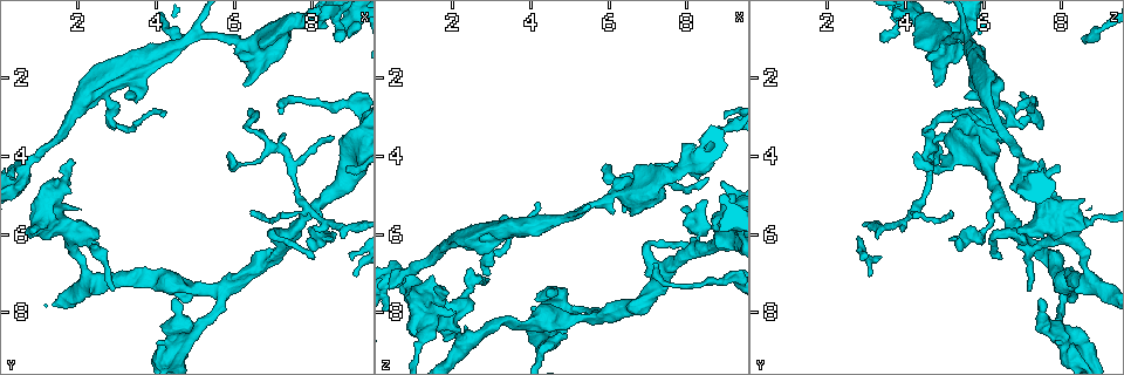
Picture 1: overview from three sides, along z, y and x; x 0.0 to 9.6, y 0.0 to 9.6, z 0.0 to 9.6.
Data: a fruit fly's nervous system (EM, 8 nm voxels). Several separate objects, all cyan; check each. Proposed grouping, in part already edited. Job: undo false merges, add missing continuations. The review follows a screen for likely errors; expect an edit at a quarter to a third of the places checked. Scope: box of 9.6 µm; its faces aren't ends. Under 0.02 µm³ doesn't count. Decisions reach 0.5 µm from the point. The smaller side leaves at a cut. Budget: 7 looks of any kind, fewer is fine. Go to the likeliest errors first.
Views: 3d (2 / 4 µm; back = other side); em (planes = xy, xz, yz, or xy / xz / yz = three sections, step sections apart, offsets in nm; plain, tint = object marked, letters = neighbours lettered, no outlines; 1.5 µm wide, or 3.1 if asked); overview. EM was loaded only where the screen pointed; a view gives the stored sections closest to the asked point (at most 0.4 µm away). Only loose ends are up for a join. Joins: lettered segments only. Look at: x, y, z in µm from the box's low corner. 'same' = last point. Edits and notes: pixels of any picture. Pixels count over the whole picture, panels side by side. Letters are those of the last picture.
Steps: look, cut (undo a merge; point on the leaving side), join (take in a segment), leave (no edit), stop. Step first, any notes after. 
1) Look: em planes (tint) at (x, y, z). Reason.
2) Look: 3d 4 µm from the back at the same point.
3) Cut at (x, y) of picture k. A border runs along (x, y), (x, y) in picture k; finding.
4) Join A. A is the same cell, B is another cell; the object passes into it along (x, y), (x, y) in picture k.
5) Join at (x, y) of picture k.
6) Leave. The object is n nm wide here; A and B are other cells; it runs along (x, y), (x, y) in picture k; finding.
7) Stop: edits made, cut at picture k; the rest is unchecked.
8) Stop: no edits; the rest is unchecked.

Look: em yz step 4 (letters) at (8.75, 1.05, 3.35). Branch stops here.

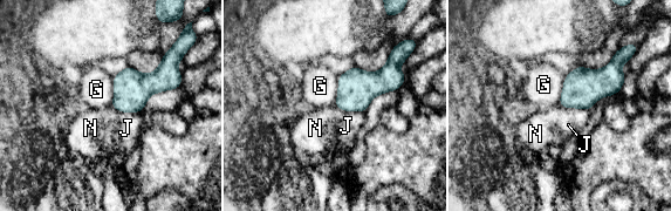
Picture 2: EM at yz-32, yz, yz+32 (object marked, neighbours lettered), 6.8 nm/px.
Leave. G, J and N are other cells; a border runs along (111, 107), (121, 111), (141, 113) in picture 2; no lettered segment goes on from it.

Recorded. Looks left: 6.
Look: em yz step 8 (tint) at (7.20, 2.95, 6.70). Tapers out.

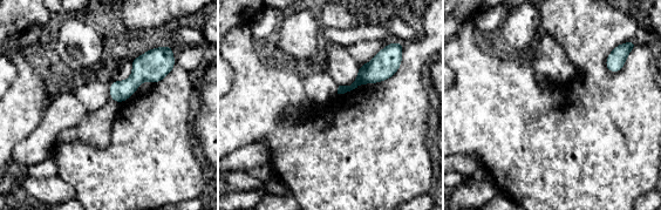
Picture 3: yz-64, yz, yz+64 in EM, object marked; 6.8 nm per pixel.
Look: em planes (letters) at the same point. Cut it another way.

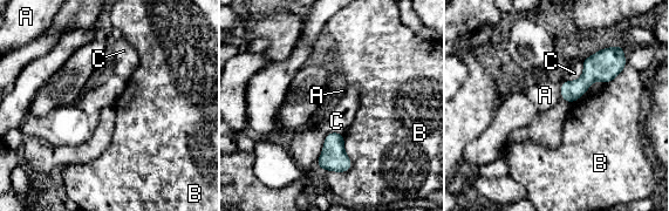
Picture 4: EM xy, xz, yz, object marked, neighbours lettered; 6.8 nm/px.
Leave. A, B and C are other cells; a border runs along (560, 83), (560, 97), (562, 100) in picture 4; no lettered segment goes on from it.

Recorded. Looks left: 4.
Look: em planes (letters) at (4.20, 3.00, 5.25).

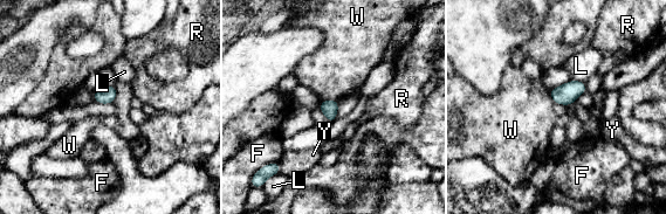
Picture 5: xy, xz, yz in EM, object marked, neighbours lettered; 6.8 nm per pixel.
Leave. F, L, R, W and Y are other cells; a border runs along (321, 99), (337, 101) in picture 5; no lettered segment goes on from it.

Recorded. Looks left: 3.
Stop: no edits; the rest is unchecked.

